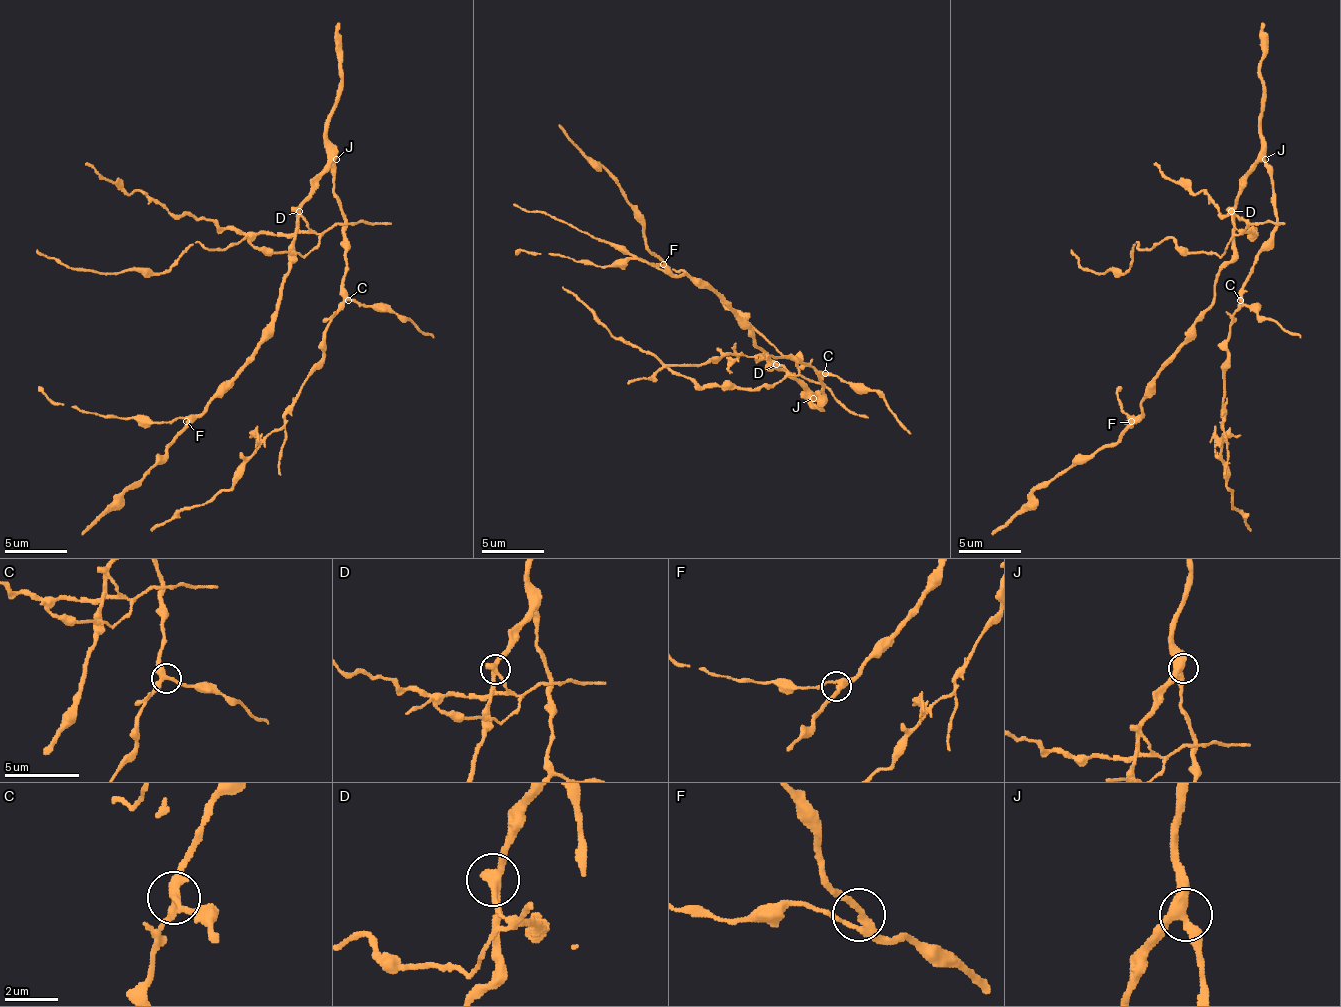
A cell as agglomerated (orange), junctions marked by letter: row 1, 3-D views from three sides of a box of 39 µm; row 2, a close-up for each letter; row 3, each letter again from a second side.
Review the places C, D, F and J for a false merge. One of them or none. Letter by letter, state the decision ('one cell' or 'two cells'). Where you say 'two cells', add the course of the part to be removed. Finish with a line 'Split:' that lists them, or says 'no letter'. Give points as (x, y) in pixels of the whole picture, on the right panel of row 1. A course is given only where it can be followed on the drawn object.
C: one cell
D: two cells; course (1231, 212), (1240, 231), (1224, 253), (1165, 237), (1137, 243), (1124, 271), (1081, 268), (1071, 250)
F: one cell
J: one cell
Split: D

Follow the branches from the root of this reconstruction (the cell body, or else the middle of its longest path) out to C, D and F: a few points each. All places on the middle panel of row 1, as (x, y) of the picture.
C: (794, 379), (806, 392), (810, 404), (819, 410), (822, 407), (822, 376), (825, 373)
D: (794, 379), (775, 364)
F: (794, 379), (785, 370), (772, 367), (750, 329), (710, 289), (700, 289), (688, 276), (672, 273), (663, 264)

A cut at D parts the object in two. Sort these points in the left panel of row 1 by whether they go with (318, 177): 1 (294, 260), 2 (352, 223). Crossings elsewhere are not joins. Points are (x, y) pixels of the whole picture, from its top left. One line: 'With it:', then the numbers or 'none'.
With it: 1

